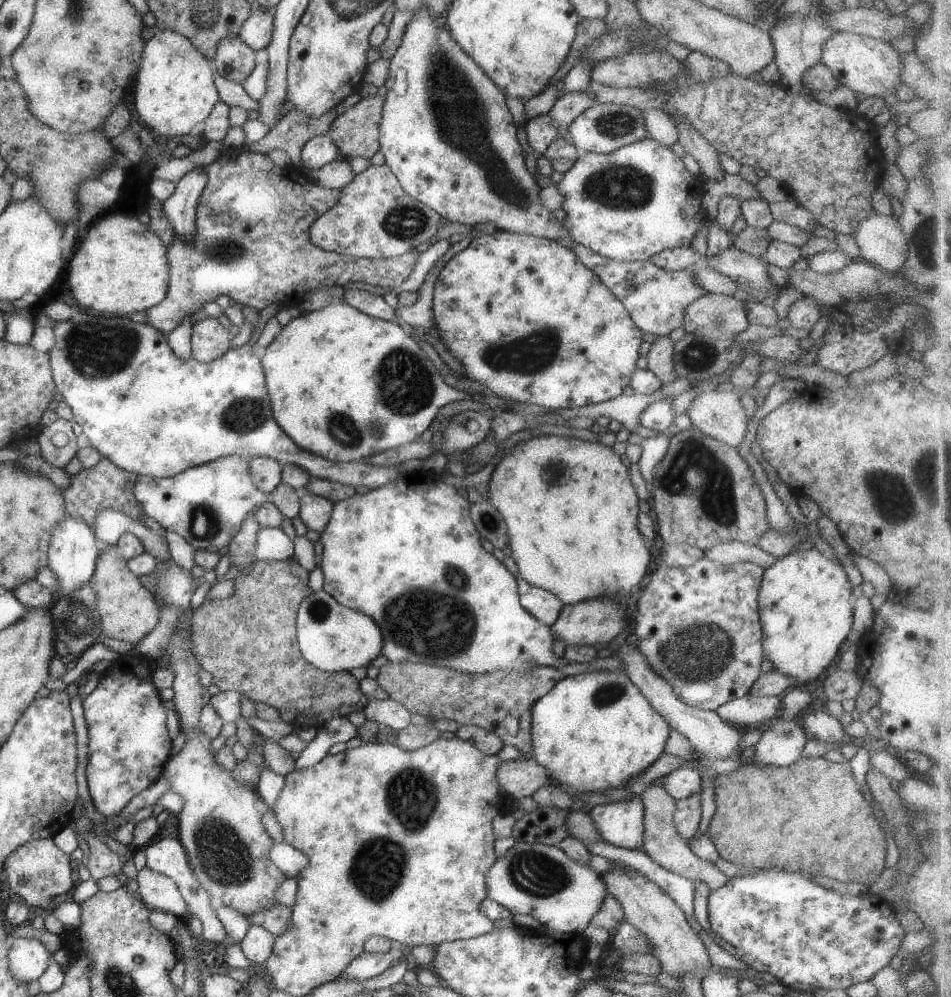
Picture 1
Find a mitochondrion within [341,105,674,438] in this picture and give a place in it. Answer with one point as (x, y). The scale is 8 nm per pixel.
(408, 388)

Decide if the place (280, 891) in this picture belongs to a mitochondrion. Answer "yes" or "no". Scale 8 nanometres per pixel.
no

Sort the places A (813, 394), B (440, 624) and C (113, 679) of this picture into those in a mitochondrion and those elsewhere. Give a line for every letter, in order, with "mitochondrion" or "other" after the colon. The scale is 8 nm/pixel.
A: other
B: mitochondrion
C: other

